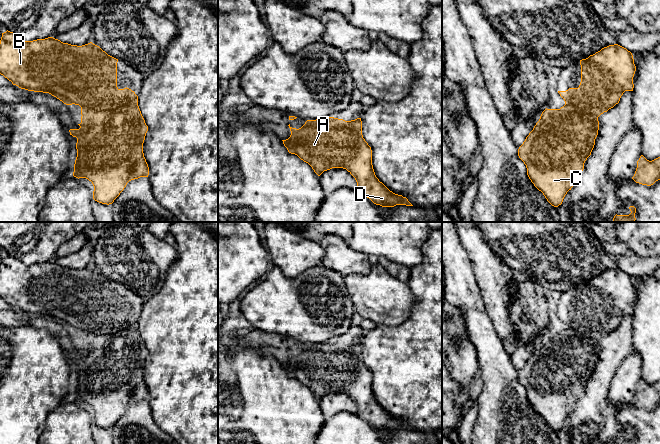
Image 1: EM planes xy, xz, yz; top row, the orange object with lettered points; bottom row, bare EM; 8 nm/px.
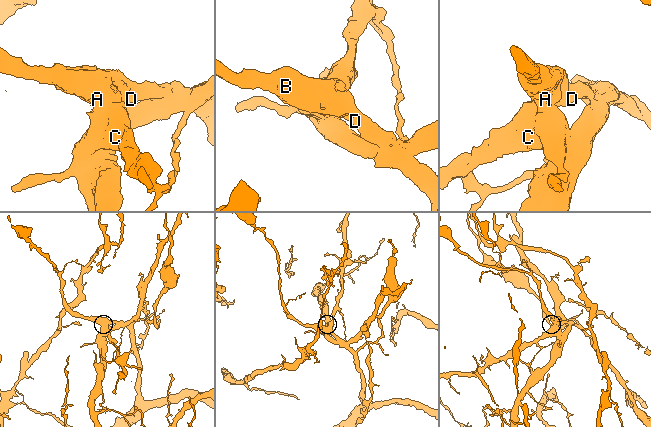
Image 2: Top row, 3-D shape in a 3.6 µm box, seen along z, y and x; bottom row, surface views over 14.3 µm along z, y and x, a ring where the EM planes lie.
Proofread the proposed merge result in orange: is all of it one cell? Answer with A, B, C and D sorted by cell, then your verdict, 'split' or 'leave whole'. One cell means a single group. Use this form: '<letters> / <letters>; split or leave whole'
A B D / C; split

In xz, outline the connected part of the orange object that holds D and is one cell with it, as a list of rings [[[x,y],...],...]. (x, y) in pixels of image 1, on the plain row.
[[[334,341],[307,344],[299,352],[288,349],[291,359],[282,364],[288,376],[308,387],[320,400],[332,392],[346,393],[357,406],[357,415],[382,431],[413,430],[406,421],[390,415],[376,401],[372,374],[362,357],[349,354],[345,344]]]

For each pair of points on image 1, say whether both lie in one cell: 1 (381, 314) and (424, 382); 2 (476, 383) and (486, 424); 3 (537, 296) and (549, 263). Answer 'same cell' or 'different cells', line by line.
1: different cells
2: different cells
3: different cells

